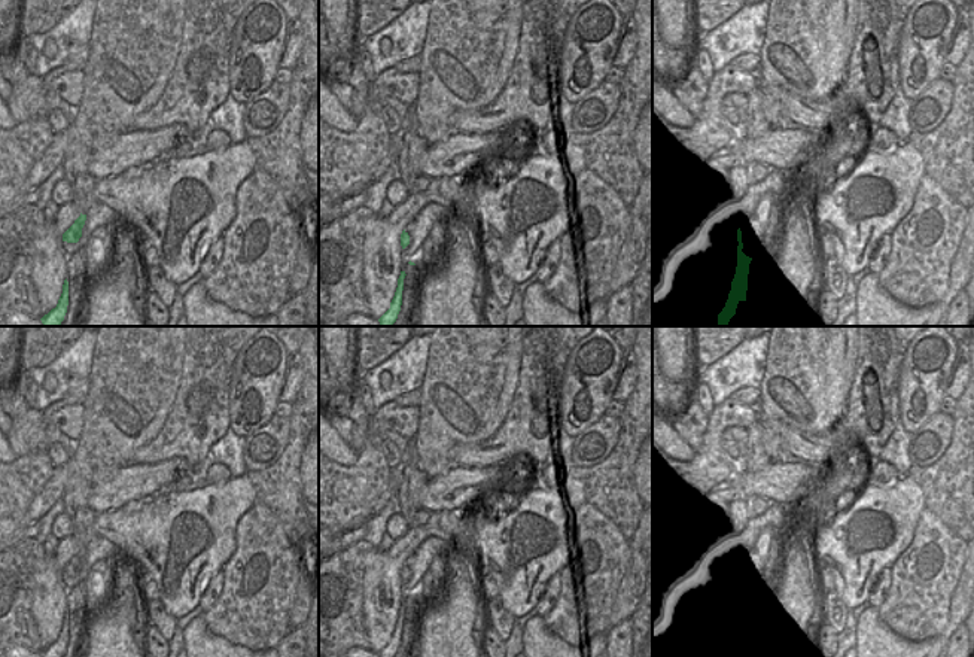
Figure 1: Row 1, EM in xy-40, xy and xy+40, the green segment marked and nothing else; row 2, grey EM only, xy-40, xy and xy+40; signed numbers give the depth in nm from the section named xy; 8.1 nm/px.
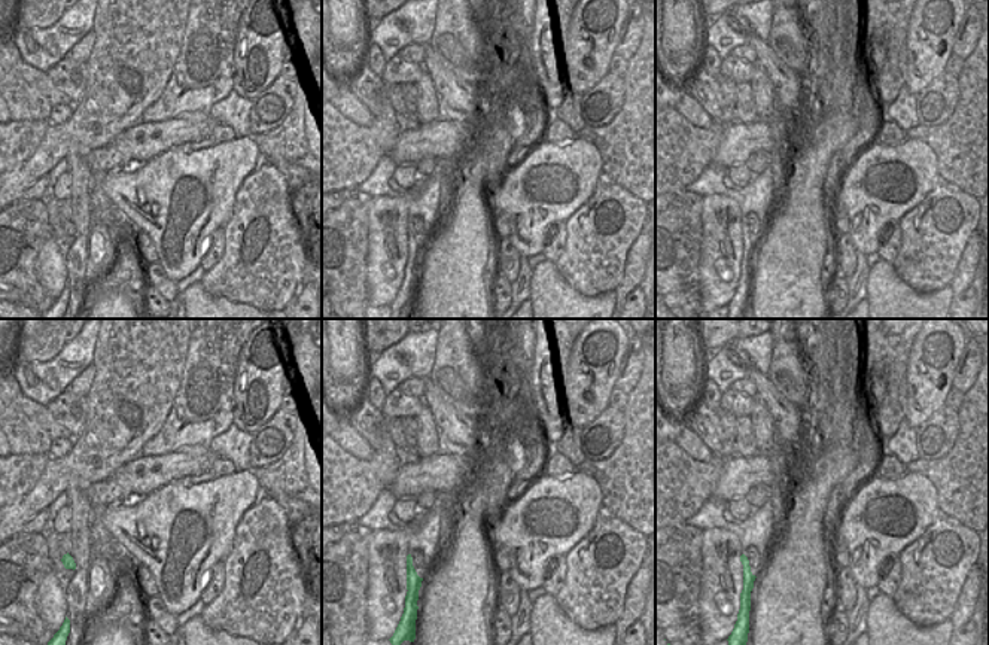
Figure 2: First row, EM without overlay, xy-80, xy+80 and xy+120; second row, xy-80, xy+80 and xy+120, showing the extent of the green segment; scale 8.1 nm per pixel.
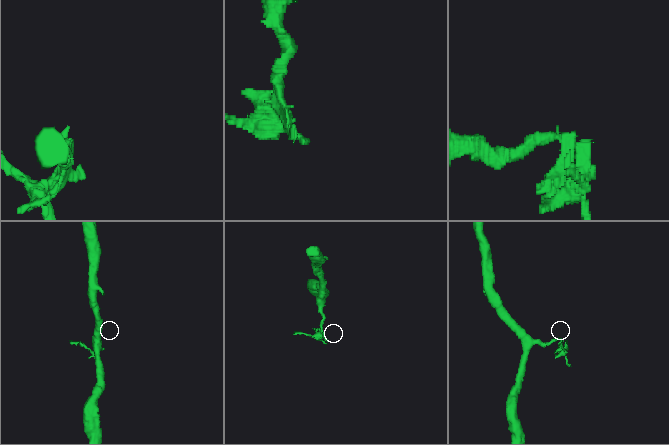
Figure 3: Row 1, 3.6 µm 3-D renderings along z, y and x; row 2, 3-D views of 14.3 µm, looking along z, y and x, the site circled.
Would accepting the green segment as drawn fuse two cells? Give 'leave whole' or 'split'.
split

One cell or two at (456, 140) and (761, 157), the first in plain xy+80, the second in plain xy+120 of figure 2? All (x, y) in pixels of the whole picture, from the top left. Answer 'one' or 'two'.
two

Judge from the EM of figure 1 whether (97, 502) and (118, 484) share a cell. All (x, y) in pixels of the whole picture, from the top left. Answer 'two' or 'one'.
one

